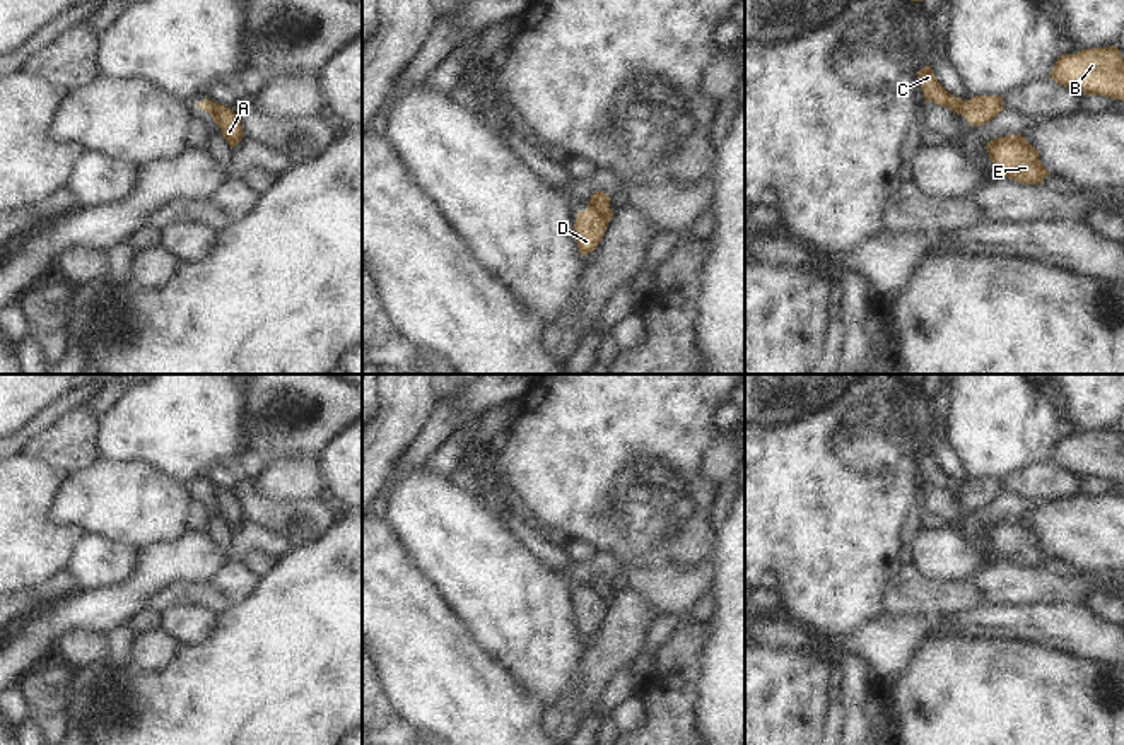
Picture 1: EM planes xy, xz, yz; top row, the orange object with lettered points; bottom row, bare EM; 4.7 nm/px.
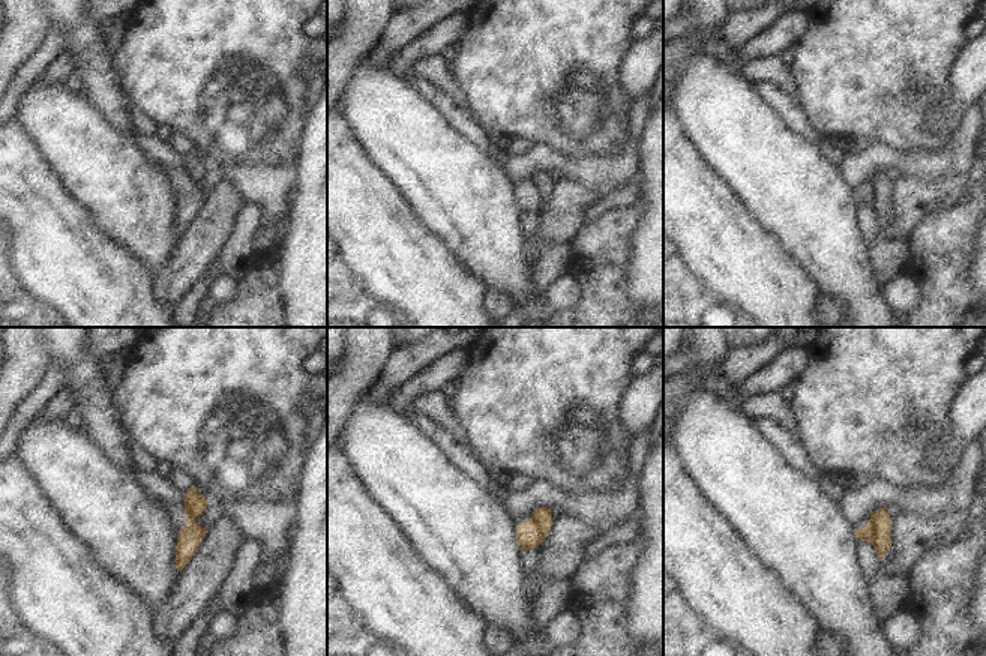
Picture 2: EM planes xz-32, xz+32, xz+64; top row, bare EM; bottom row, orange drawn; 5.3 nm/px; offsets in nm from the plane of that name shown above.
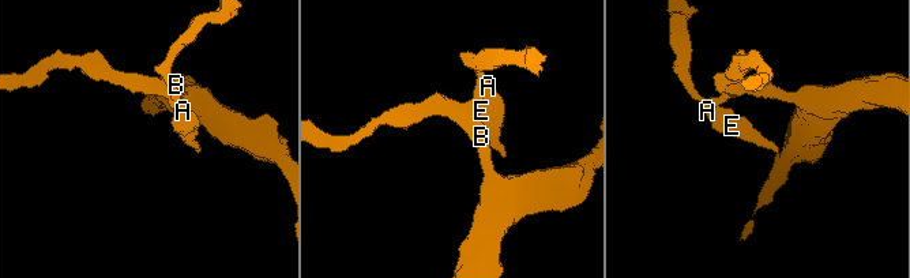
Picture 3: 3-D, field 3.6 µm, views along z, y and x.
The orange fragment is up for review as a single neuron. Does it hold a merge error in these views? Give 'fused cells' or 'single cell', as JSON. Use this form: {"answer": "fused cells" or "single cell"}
{"answer": "fused cells"}

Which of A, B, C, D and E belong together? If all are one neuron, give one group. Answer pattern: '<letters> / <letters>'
A C E / B D

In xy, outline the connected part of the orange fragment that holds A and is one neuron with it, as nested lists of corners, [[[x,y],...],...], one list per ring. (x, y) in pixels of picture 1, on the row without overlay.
[[[205,482],[203,487],[208,490],[208,497],[214,501],[214,506],[219,507],[222,519],[232,530],[243,523],[243,509],[237,497],[219,485]]]

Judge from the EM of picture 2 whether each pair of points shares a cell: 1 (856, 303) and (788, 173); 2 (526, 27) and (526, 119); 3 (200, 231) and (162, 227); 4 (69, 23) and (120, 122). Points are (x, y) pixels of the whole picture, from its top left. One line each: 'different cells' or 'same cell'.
1: same cell
2: same cell
3: different cells
4: same cell

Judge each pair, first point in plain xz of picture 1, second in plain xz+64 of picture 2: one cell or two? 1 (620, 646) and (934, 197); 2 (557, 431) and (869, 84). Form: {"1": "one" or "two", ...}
{"1": "one", "2": "one"}

